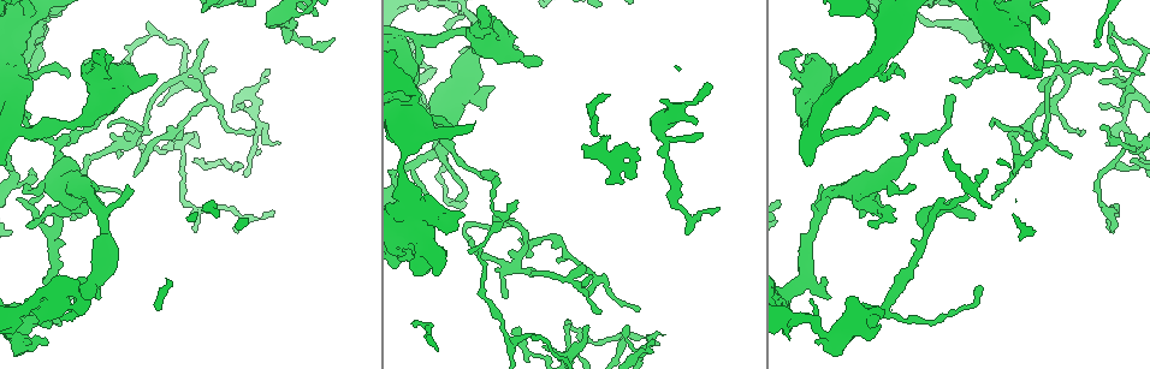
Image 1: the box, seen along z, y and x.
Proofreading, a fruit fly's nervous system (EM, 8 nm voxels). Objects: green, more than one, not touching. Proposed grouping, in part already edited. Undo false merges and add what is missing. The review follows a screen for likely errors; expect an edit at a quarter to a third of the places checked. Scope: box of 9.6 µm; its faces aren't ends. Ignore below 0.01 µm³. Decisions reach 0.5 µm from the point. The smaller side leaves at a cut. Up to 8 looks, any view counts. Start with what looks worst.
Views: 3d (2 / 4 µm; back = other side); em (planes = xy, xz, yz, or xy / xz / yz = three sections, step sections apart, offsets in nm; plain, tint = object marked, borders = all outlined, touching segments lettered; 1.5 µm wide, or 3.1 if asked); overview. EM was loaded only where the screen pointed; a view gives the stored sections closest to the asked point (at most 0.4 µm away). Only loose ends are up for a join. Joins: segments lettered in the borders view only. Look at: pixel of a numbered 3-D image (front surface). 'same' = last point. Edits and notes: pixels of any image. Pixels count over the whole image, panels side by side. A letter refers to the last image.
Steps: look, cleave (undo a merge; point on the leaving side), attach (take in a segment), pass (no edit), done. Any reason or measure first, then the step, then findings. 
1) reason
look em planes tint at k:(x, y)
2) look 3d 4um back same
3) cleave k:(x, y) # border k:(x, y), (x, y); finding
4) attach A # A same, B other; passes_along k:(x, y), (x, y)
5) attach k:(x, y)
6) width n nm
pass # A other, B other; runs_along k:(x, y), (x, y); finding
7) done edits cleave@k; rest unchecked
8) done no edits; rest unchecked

sudden change in width
look 3d 4um at 1:(1044, 142)

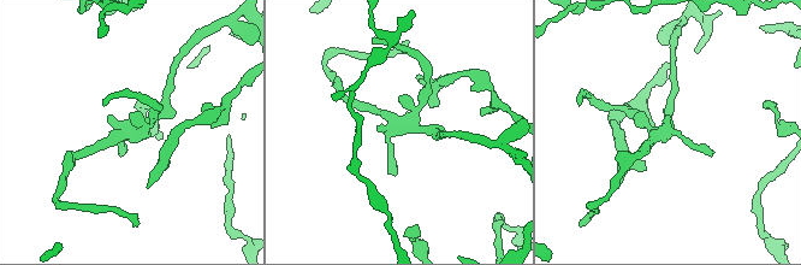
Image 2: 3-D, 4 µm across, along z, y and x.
look em planes borders at 2:(128, 134)

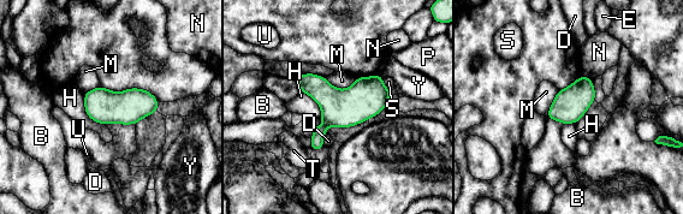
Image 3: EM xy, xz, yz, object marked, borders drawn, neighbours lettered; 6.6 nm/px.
width 220 nm
pass # B other, D other, E other, H other, M other, N other, P other, S other, T other, U other, Y other; all the same neuron

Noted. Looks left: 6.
tapers out
look em planes plain at 1:(592, 274)

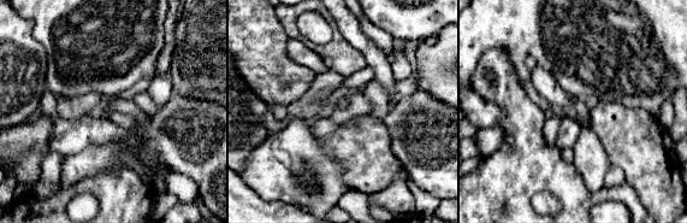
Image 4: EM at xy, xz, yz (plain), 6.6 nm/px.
see the neighbours
look em planes borders same

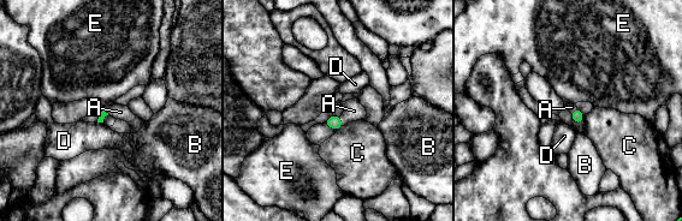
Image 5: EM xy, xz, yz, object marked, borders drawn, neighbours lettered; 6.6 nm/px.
attach A # A same, B other, C other, D other, E other; passes_along 5:(333, 121), (342, 121), (354, 111); the neuron continues

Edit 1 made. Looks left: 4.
look overview

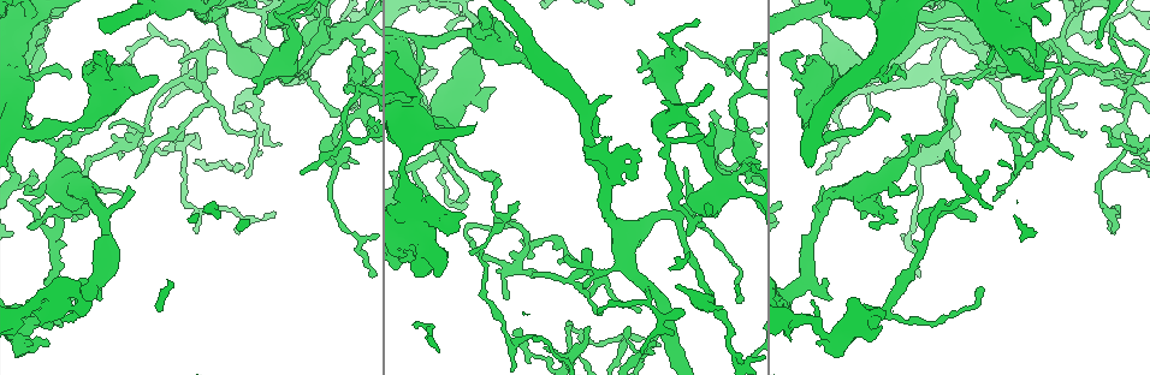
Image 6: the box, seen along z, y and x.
look 3d 2um at 6:(134, 65)

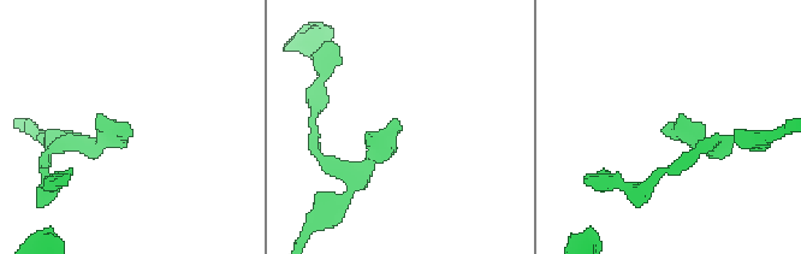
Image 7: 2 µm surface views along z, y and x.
now the EM
look em planes borders at 7:(131, 133)

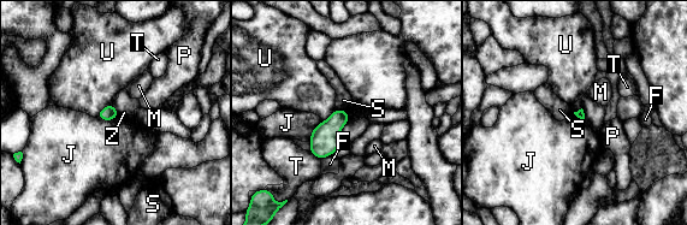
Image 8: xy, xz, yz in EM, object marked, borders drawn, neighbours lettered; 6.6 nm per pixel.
pass # F other, J other, M other, P other, S other, T other, U other, Z other; border 8:(324, 120), (313, 129), (308, 141); none of them fits

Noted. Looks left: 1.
done edits attach@5; rest unchecked

